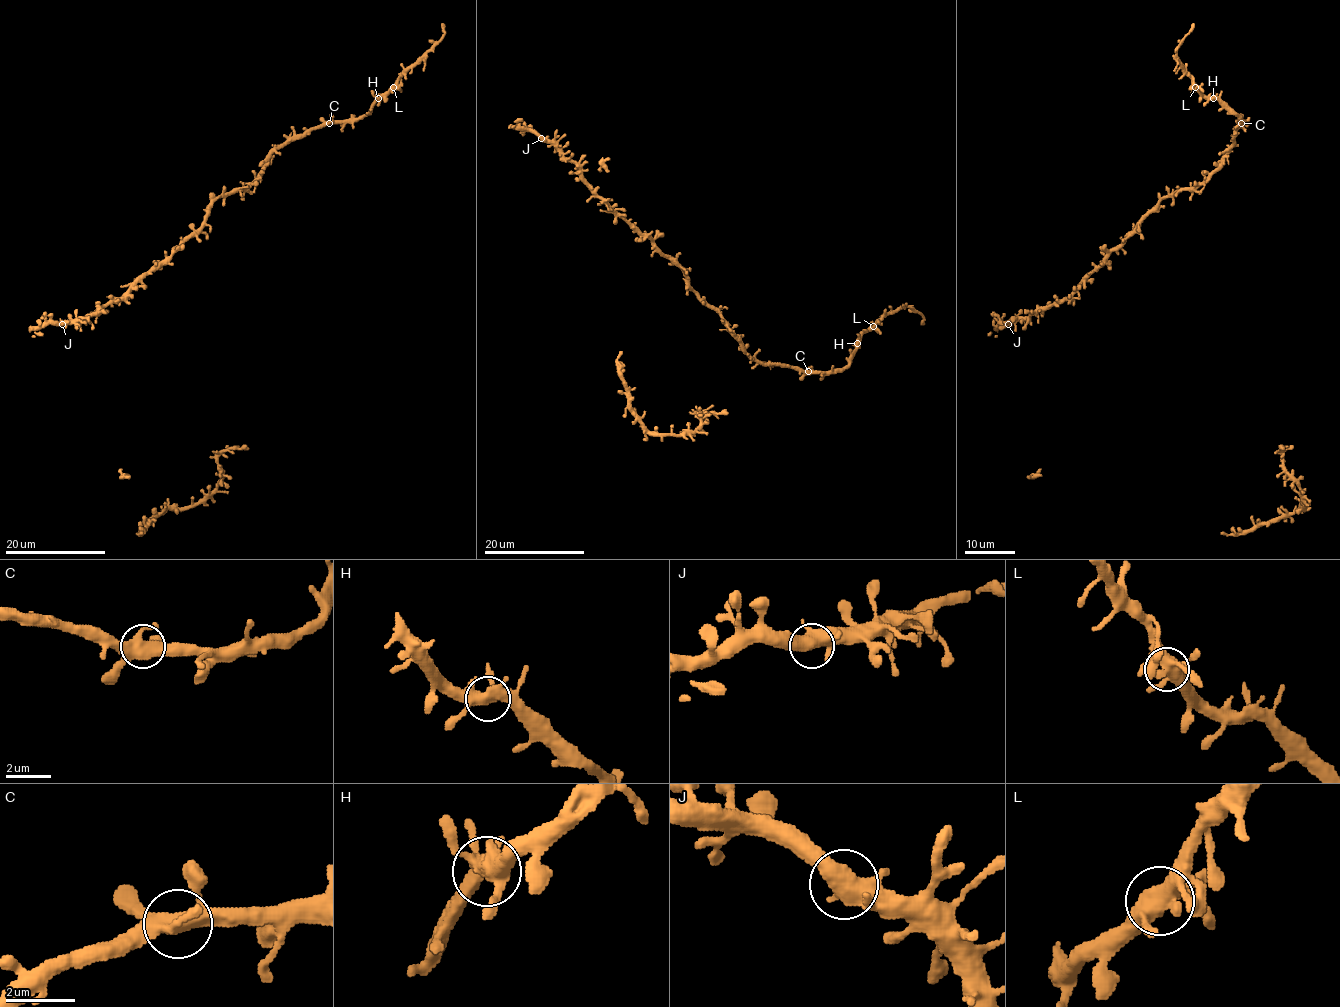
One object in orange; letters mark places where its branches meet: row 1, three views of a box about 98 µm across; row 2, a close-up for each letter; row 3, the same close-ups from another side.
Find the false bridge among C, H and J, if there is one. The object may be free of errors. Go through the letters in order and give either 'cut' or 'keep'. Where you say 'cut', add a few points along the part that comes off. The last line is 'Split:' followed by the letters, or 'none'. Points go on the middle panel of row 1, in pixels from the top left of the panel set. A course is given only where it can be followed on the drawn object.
C: keep
H: keep
J: keep
Split: none

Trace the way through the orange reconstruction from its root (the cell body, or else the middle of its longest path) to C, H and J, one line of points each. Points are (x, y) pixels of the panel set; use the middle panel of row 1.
C: (575, 165), (578, 175), (599, 196), (684, 272), (686, 283), (719, 313), (756, 361), (808, 371)
H: (575, 165), (599, 196), (684, 272), (686, 283), (719, 313), (756, 361), (836, 372), (858, 343)
J: (575, 165), (541, 138)

